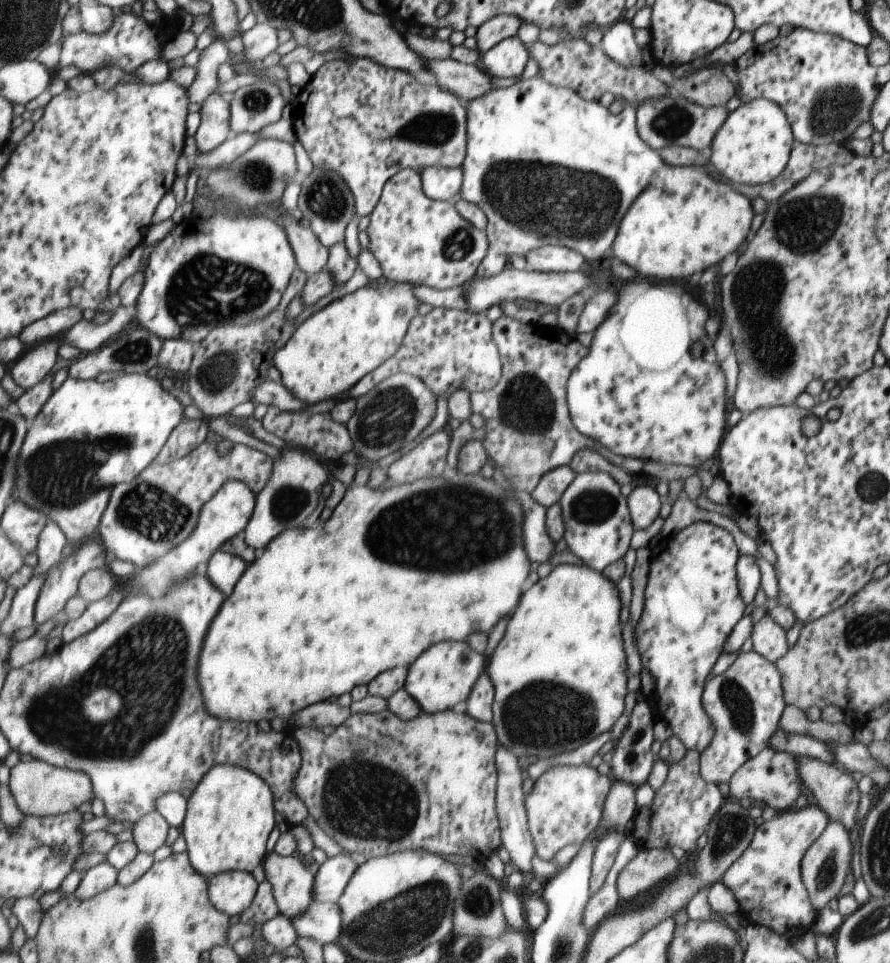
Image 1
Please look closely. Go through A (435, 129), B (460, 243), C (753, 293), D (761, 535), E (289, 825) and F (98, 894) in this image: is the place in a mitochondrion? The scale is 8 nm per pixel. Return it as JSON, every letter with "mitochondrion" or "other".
{"A":"mitochondrion","B":"mitochondrion","C":"mitochondrion","D":"other","E":"other","F":"other"}

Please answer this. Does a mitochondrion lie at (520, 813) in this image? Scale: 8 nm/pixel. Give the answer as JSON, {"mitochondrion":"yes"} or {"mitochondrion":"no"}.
{"mitochondrion":"no"}

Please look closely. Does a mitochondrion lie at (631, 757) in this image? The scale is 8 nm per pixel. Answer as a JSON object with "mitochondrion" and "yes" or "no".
{"mitochondrion":"no"}

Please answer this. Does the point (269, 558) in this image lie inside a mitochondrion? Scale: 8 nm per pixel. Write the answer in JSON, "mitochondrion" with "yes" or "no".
{"mitochondrion":"no"}

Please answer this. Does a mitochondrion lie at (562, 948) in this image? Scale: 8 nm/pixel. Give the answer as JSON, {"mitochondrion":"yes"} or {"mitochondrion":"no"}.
{"mitochondrion":"yes"}

